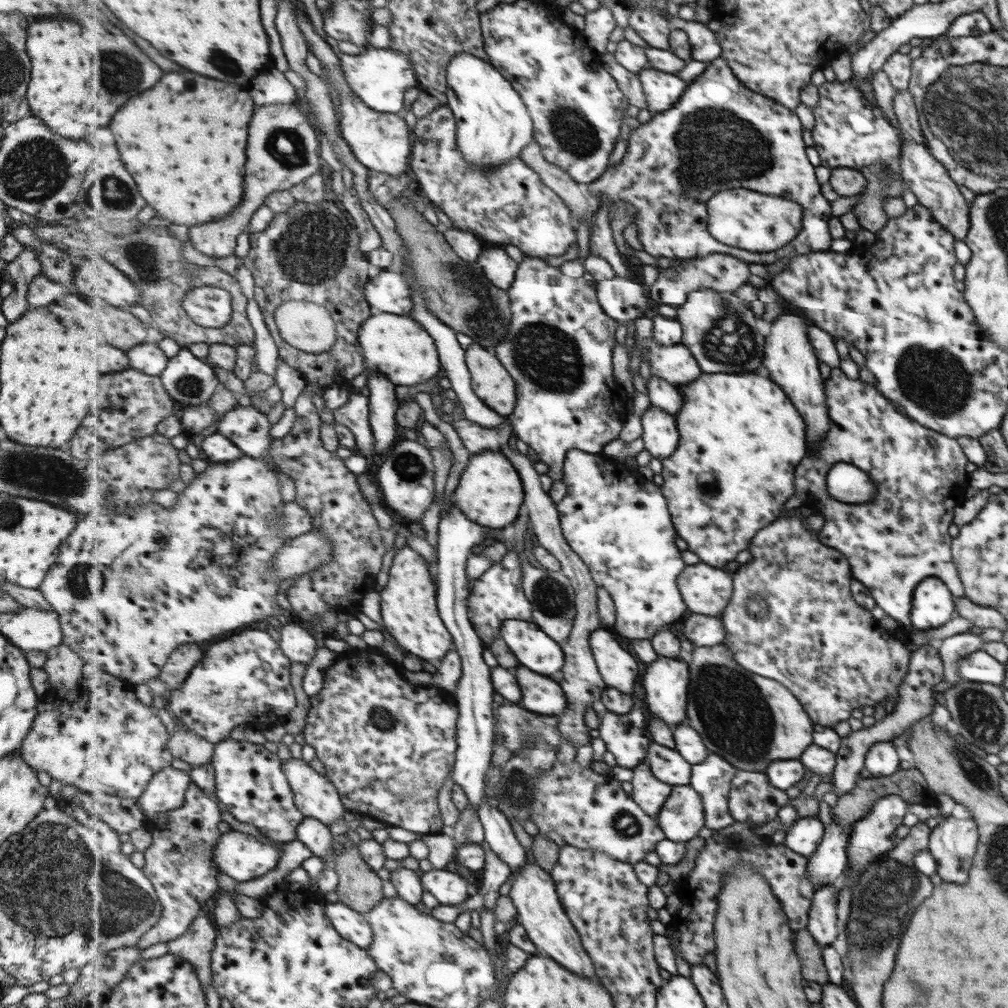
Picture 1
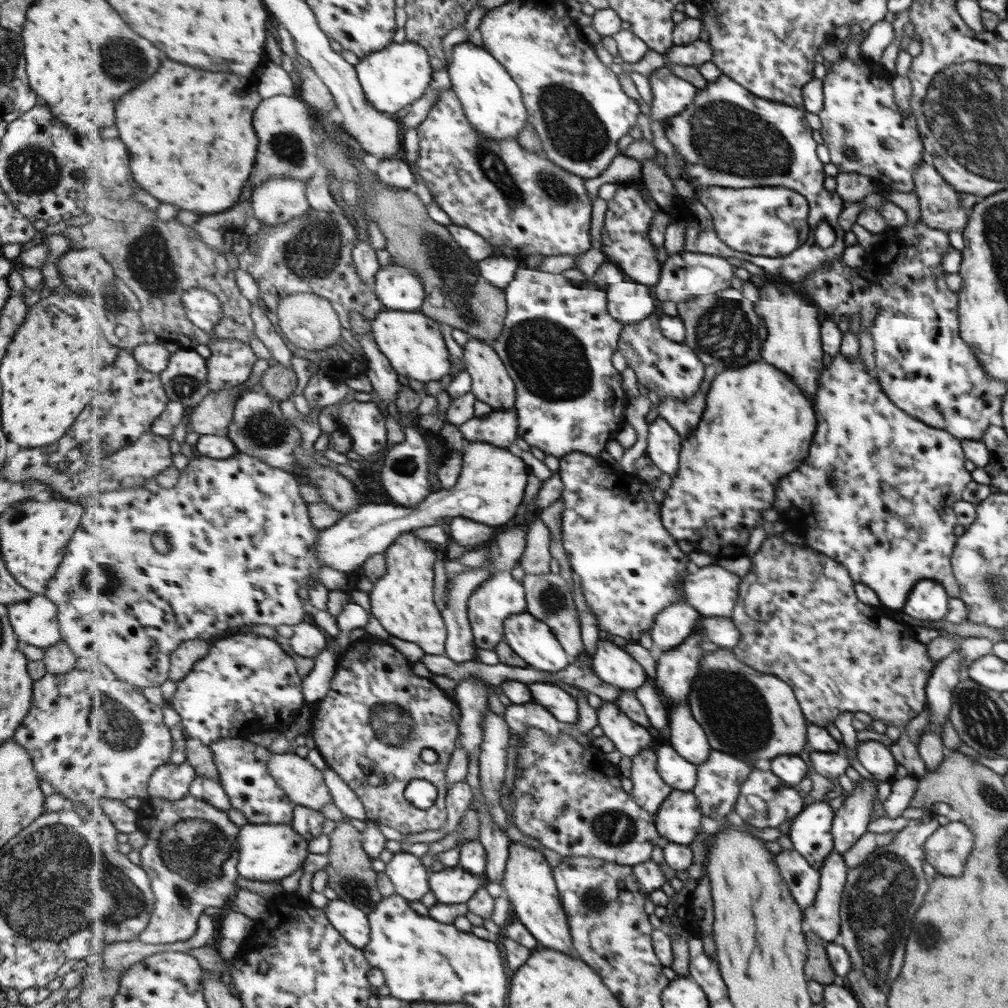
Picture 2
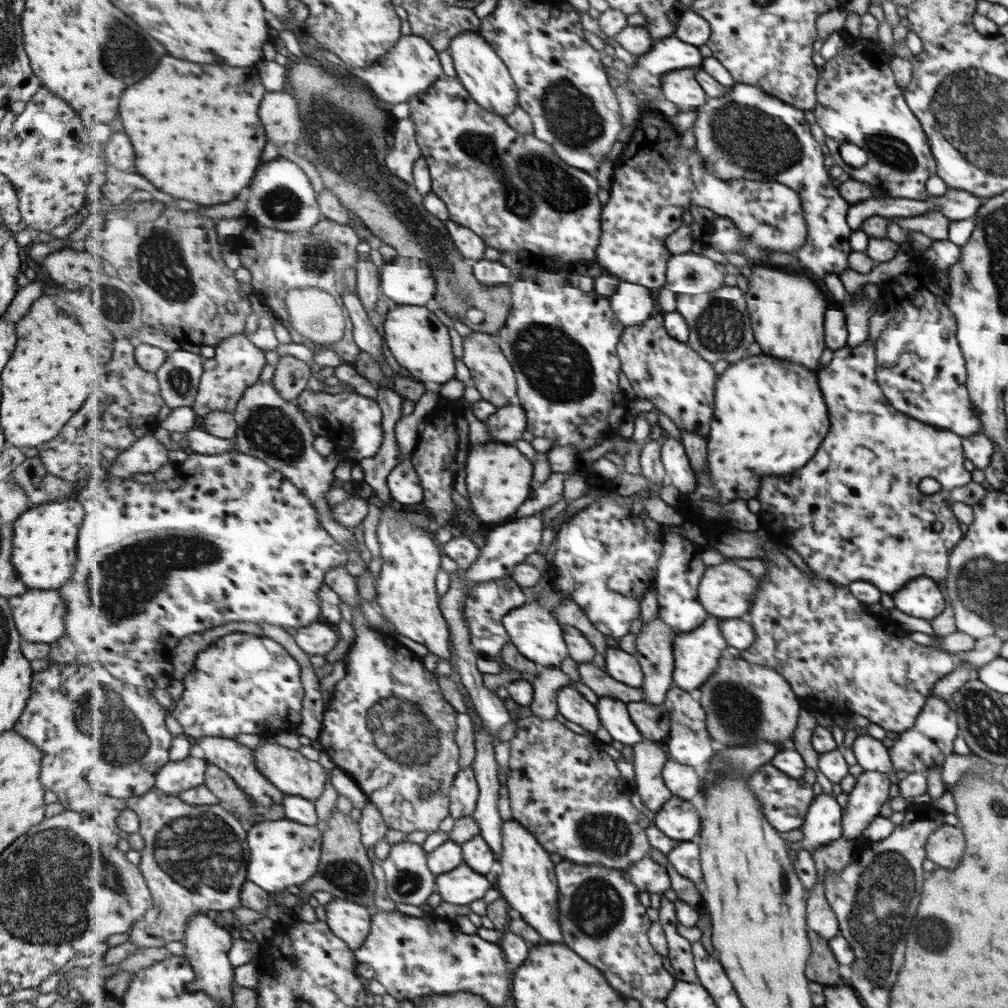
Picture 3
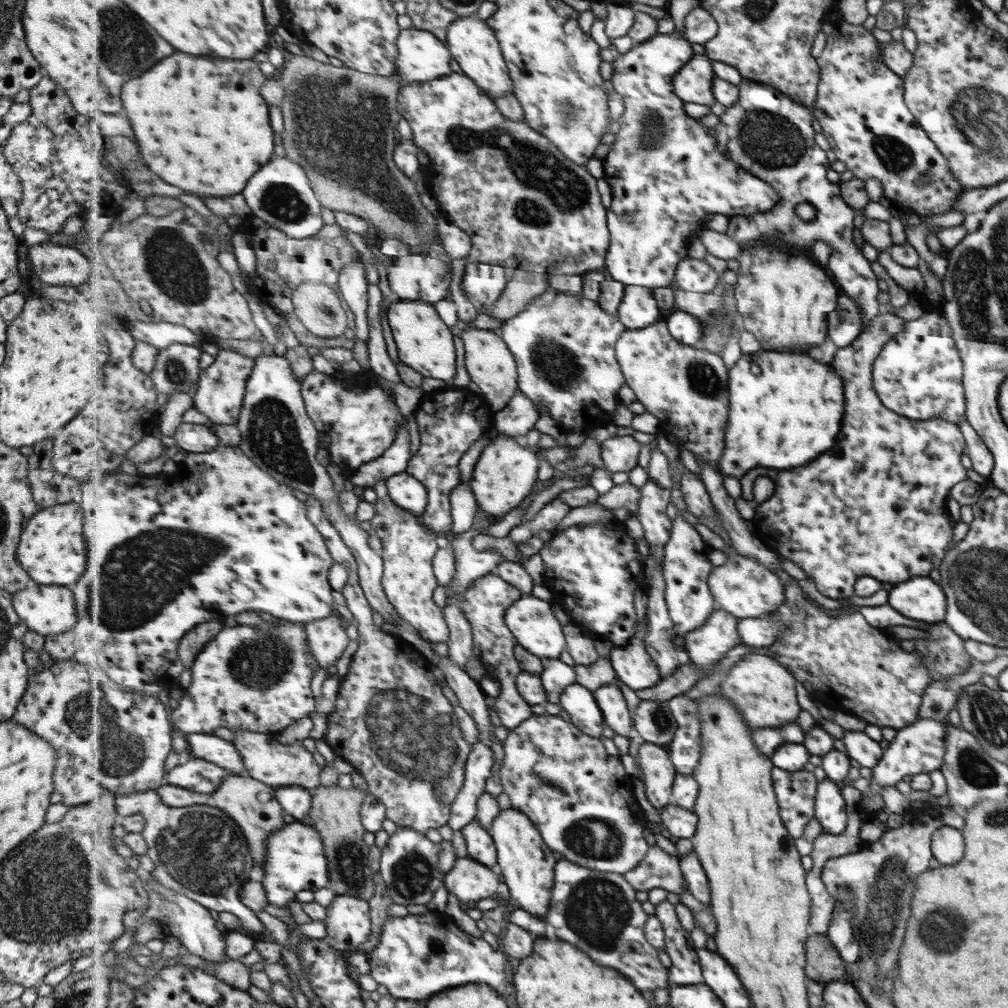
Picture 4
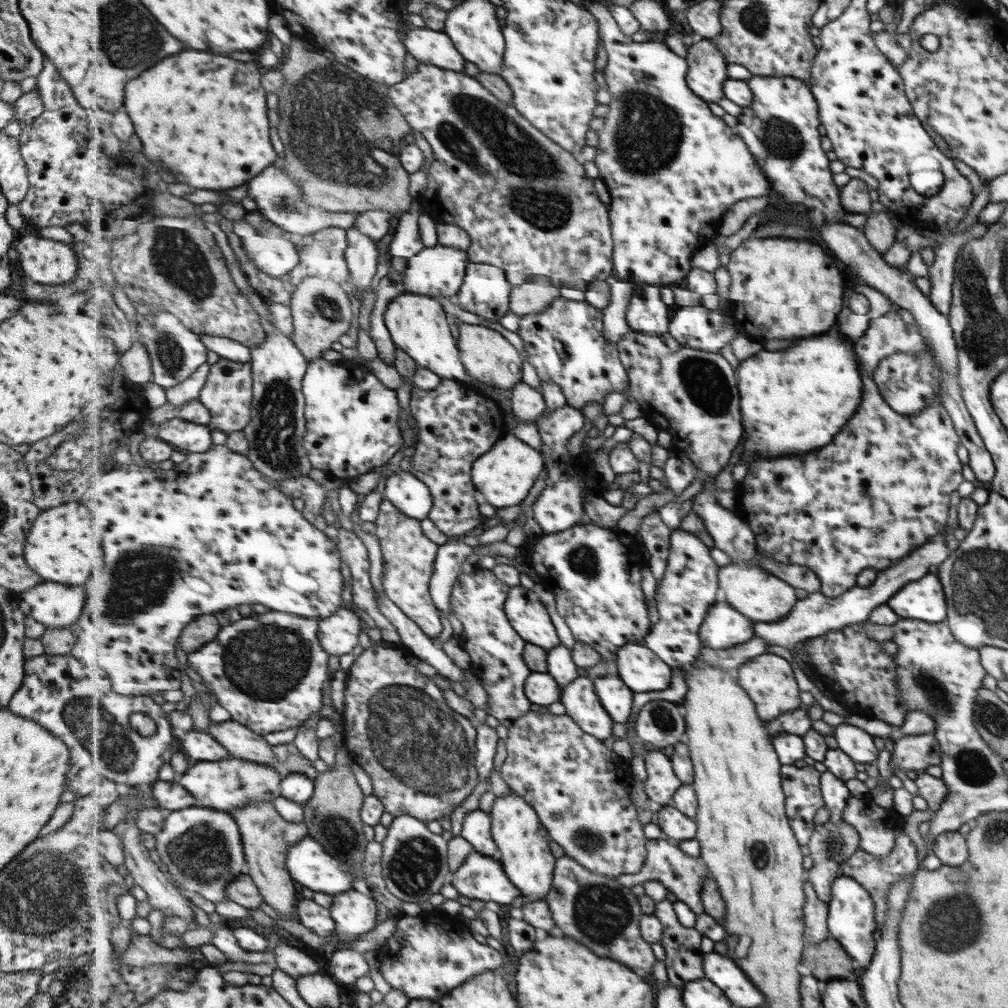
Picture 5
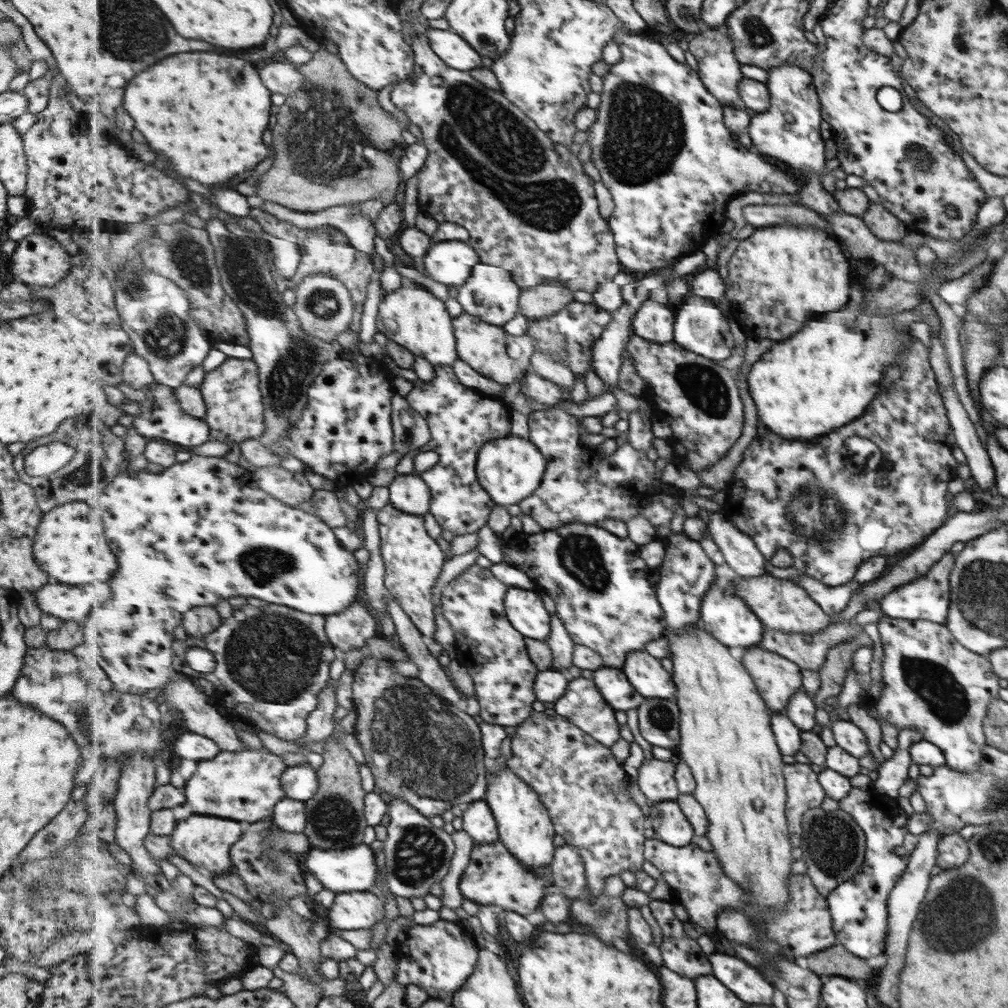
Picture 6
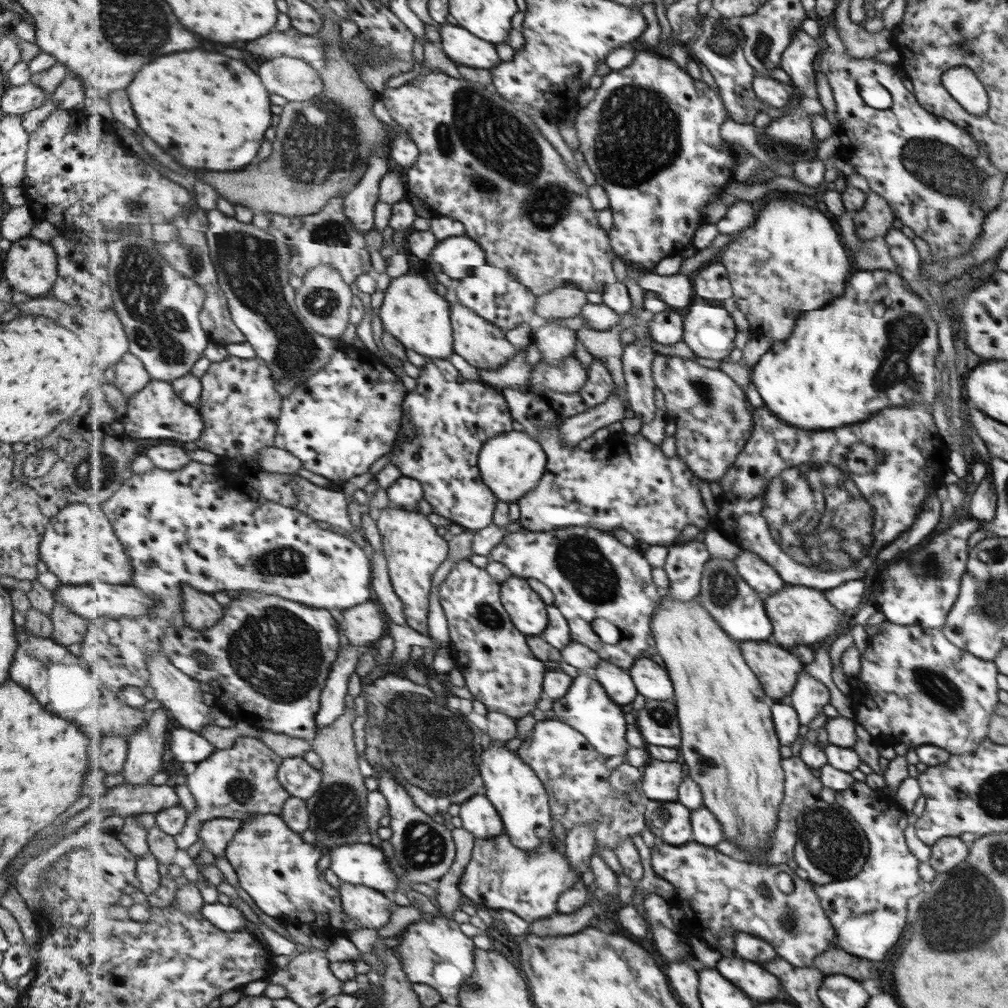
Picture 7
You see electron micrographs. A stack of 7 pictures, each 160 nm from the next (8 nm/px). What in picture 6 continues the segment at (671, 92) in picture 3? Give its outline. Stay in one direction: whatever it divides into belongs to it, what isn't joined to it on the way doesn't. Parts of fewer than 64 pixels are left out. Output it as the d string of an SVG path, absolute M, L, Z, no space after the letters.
M727 24L719 28L705 26L703 31L689 42L689 52L695 56L699 66L699 74L702 76L709 92L714 94L724 107L728 106L739 110L748 108L746 102L742 99L739 88L739 83L745 77L742 69L743 64L735 54L735 43L731 38Z

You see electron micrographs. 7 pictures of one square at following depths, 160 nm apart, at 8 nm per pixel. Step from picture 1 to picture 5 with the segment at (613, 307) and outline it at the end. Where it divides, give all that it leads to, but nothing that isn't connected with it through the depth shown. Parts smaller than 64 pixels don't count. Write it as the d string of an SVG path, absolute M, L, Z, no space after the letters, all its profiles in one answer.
M645 283L635 287L627 310L627 320L633 331L653 336L670 332L674 309L663 302L662 287Z

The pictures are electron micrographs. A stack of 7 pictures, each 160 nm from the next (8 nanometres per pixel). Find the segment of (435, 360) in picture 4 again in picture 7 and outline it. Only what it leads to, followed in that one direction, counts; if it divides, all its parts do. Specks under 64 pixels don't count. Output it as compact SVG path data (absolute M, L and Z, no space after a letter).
M407 272L392 278L389 288L384 291L384 301L379 310L383 330L396 336L408 349L431 359L448 359L453 354L451 305L443 294L435 292L425 276Z

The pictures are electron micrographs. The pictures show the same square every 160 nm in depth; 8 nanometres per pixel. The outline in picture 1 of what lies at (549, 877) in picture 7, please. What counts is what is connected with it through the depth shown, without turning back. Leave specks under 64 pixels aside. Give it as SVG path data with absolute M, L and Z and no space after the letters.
M452 867L443 870L433 868L421 876L423 886L441 905L461 904L469 899L470 881Z

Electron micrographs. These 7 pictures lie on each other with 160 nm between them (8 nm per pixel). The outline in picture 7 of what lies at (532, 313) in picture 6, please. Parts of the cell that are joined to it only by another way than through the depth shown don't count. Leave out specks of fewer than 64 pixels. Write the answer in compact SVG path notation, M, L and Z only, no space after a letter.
M567 284L539 296L535 312L546 320L579 317L583 307L589 303L587 293Z

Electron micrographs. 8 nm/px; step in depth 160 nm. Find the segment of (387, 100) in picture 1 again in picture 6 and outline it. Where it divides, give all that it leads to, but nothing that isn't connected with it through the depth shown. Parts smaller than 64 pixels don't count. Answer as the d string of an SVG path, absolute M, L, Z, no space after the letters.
M448 28L428 29L431 46L451 68L460 71L479 69L483 64L480 55L458 32Z

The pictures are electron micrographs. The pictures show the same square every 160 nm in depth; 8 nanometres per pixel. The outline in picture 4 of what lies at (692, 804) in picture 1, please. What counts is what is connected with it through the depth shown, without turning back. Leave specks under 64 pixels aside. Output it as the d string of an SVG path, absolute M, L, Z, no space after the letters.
M671 802L660 812L663 826L672 836L678 839L690 839L698 831L699 816L693 810L687 810Z

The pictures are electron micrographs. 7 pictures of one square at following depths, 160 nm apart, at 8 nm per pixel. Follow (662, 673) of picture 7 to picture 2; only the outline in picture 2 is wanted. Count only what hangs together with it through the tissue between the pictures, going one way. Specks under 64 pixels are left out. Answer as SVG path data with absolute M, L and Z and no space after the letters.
M599 638L592 660L597 676L623 691L637 691L649 680L643 666L623 647L608 639Z

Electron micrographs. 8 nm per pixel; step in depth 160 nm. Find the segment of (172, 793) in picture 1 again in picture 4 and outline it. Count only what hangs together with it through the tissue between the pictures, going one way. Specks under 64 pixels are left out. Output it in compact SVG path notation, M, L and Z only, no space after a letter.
M189 757L167 772L165 784L213 795L232 775L231 771L211 761Z

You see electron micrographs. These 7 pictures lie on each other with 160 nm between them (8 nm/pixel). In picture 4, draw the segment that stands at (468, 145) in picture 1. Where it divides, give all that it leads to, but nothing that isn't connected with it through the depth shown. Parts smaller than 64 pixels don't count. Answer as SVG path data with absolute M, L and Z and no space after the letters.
M473 15L459 17L449 28L446 42L452 56L464 70L464 74L471 77L483 90L495 100L511 94L514 90L514 80L510 75L510 68L506 57L502 53L502 45L494 29L485 19Z

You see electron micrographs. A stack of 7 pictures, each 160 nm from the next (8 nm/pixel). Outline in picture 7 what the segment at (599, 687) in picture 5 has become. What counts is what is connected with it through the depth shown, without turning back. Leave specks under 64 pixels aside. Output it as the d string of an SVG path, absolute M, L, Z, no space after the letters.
M602 661L599 664L596 668L596 680L601 682L609 696L621 706L631 704L640 694L629 670L611 662Z

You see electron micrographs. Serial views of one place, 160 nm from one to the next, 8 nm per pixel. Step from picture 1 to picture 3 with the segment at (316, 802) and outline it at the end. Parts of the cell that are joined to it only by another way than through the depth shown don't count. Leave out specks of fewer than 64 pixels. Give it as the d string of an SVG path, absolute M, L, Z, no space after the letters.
M272 741L261 742L254 749L254 757L263 776L286 795L299 796L309 801L315 801L325 790L327 774L325 768L315 760L305 758L297 749L285 748Z

